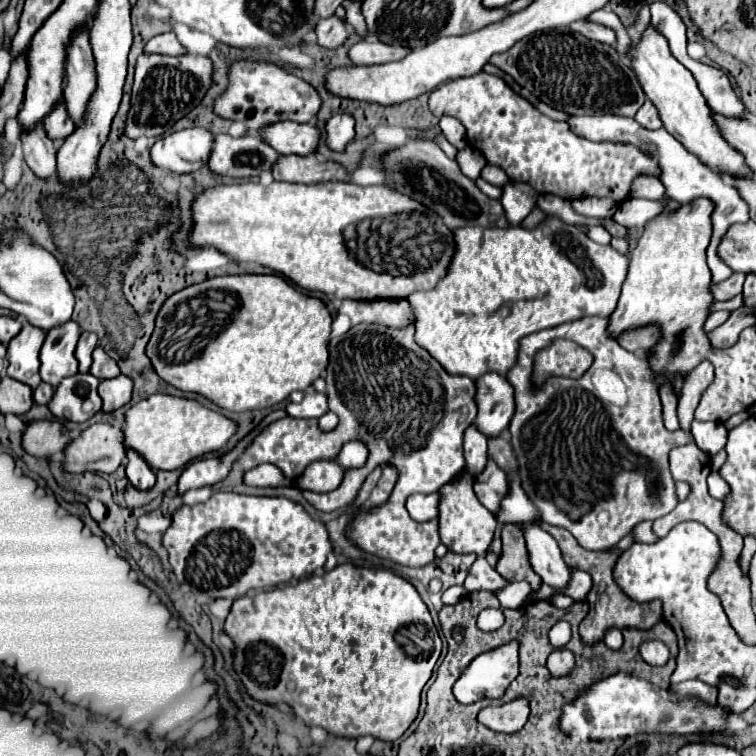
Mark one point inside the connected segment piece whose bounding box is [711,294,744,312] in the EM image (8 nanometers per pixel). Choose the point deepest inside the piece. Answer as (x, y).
(737, 302)

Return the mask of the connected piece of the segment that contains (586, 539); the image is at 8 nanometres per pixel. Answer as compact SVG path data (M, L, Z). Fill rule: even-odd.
M587 317L525 337L517 367L507 381L515 389L517 409L509 431L521 487L541 511L543 521L569 529L585 549L605 551L629 535L633 525L647 519L655 521L677 505L667 455L669 449L685 445L691 435L663 427L661 401L649 365L635 353L619 349L619 343L607 337L607 319ZM553 339L569 339L581 345L593 355L593 365L581 379L547 377L541 387L535 387L531 381L535 355L549 347ZM599 367L615 369L623 377L629 397L625 407L601 401L595 395L591 375Z

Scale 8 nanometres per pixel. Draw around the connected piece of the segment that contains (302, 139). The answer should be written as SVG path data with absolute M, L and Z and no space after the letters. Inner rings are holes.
M281 121L261 127L259 137L281 155L309 155L315 151L319 141L319 129L309 123ZM295 149L295 151L287 151Z

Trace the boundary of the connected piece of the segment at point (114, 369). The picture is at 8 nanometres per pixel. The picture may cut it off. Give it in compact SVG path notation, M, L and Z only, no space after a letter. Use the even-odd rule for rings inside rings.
M97 347L93 351L93 365L91 365L91 375L95 375L97 379L113 379L117 375L121 375L121 369L117 365L115 359L111 359L103 347Z

